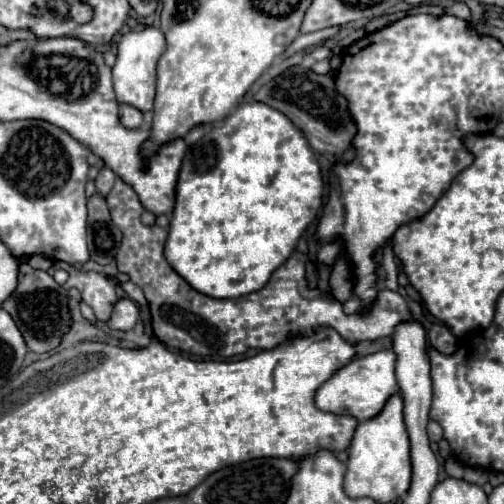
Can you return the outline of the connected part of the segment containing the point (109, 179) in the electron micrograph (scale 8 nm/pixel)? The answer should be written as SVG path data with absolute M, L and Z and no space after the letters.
M103 167L103 169L99 171L97 179L95 179L97 193L99 193L99 195L103 195L103 197L107 197L107 195L109 195L109 191L111 191L111 187L113 187L113 183L115 183L115 173L113 173L111 169Z

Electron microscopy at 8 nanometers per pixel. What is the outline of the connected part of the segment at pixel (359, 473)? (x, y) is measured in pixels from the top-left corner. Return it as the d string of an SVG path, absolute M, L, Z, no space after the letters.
M401 393L391 395L387 399L383 411L375 415L369 421L363 421L357 425L351 447L349 447L349 459L347 459L347 473L345 473L345 493L349 497L371 497L379 503L395 501L399 495L405 495L411 483L411 461L409 461L409 437L403 423L403 397Z

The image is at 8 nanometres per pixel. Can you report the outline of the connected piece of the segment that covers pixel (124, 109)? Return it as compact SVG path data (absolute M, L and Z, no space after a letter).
M121 105L119 107L119 117L121 117L121 123L129 129L135 129L135 127L141 127L143 123L143 113L131 105Z

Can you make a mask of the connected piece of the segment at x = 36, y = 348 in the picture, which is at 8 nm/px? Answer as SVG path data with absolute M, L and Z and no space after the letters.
M21 263L19 285L15 293L3 303L3 309L15 319L19 331L23 331L23 339L29 351L33 353L47 353L57 349L73 325L69 295L65 287L55 283L55 279L47 271L37 271L27 263Z

